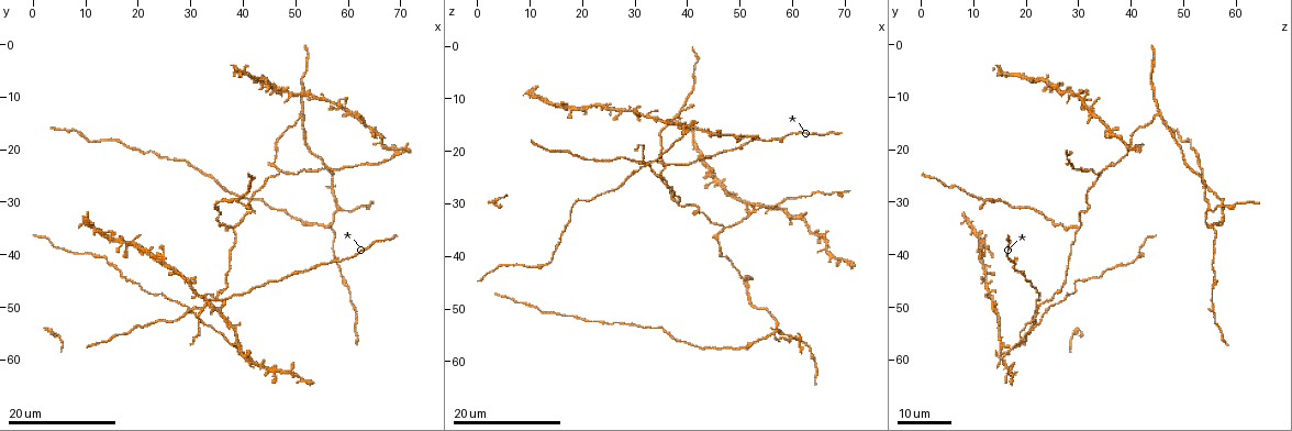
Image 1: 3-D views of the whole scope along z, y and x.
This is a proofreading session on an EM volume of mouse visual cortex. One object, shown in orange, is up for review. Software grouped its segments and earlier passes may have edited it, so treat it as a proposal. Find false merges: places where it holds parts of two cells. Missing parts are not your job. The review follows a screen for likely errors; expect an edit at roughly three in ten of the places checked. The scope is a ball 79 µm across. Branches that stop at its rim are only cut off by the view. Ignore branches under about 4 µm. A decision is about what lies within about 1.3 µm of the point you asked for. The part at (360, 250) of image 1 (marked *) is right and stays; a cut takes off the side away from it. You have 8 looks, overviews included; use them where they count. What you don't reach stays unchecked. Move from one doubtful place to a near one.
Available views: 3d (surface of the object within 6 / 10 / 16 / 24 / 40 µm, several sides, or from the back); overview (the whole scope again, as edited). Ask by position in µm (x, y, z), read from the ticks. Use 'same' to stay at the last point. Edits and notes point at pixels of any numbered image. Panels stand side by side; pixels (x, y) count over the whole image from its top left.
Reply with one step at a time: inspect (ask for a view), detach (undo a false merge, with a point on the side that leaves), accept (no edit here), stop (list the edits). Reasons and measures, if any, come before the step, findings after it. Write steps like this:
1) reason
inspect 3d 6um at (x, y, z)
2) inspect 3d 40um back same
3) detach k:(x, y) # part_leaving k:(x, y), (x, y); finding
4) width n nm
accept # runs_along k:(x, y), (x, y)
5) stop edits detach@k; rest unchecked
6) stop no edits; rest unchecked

three-way junction
inspect 3d 16um at (31.5, 54.5, 19.0)

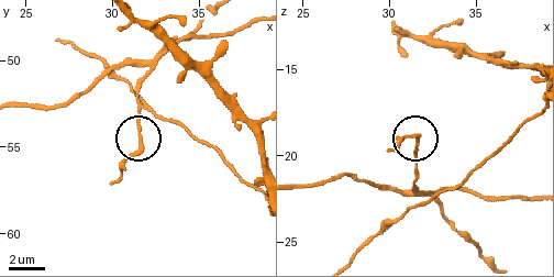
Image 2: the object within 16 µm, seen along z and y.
inspect 3d 10um at (31.5, 54.4, 19.2)

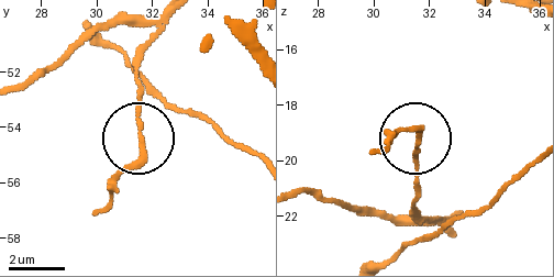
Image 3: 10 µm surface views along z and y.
arms 3
accept # runs_along 3:(173, 18), (142, 61), (137, 152), (112, 192); continuous, no second cell

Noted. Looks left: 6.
inspect 3d 16um at (38.0, 35.0, 29.5)

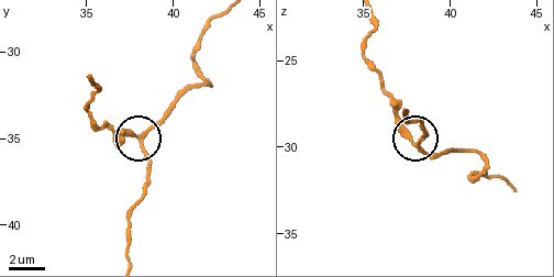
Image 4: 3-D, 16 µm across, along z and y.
inspect 3d 10um at (38.1, 34.9, 30.0)

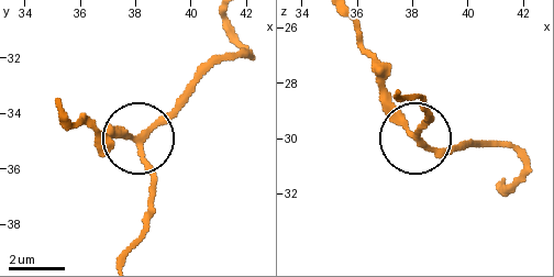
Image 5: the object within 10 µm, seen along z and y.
width 200 nm
accept # all the same cell

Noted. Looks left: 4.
side arm on a straight run
inspect 3d 24um at (47.0, 24.0, 34.5)

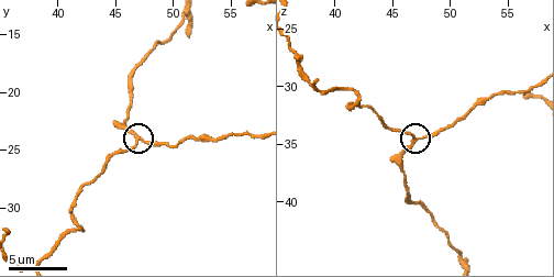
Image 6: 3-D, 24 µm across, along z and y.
inspect 3d 10um at (46.8, 23.8, 34.6)

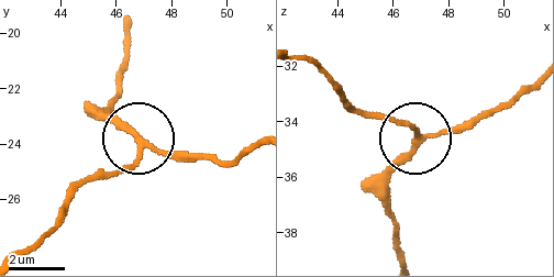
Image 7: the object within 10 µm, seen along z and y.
arms 3
accept # runs_along 7:(296, 55), (367, 117), (402, 122), (417, 135), (485, 119); continuous, no second cell

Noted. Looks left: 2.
arms part here
inspect 3d 16um at (58.0, 32.0, 55.0)

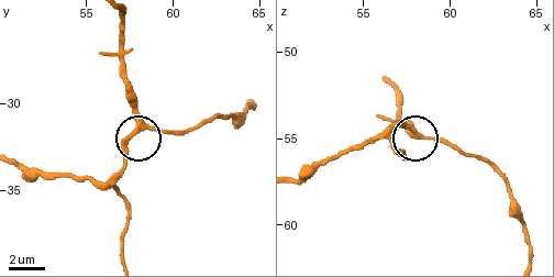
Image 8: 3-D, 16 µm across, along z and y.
inspect 3d 10um at (57.9, 31.4, 54.5)

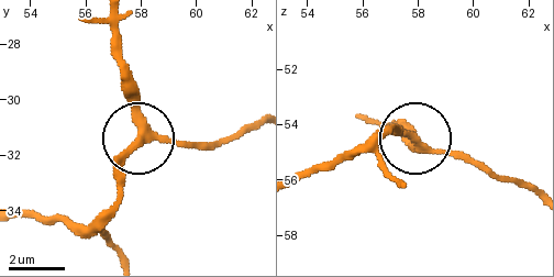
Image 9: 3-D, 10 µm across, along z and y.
width 260 nm
accept # runs_along 9:(115, 23), (115, 59), (140, 134), (165, 144), (220, 144); continuous, no second cell

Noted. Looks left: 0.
stop no edits; rest unchecked

